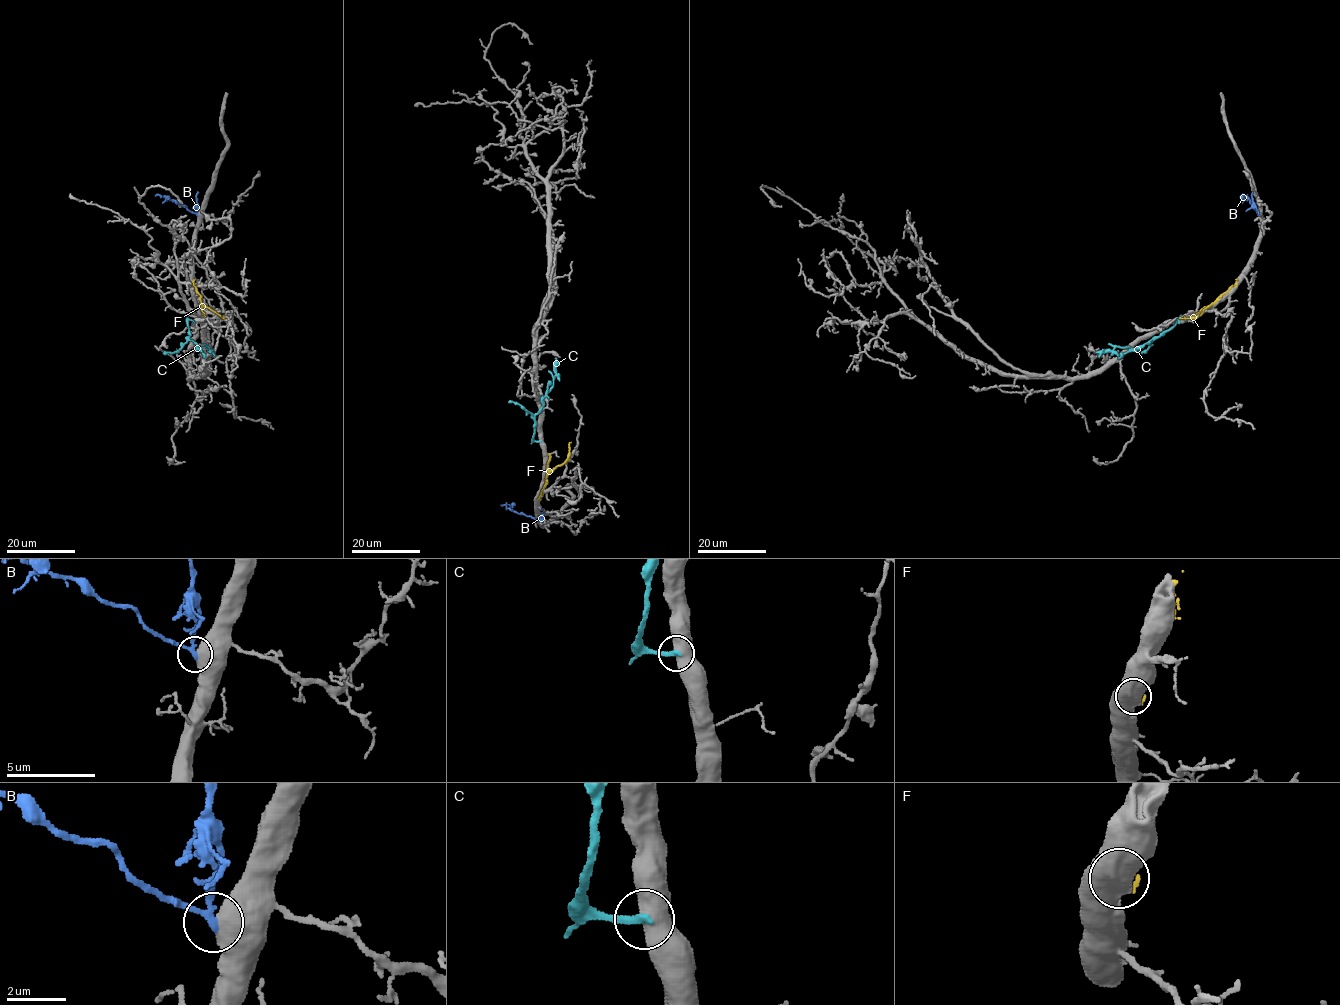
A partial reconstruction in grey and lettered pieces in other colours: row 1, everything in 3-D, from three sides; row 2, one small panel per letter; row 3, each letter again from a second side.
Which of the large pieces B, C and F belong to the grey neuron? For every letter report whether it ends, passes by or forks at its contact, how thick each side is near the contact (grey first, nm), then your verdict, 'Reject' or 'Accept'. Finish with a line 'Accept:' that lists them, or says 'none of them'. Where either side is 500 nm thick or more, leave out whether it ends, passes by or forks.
B: Thickness 750 nm (grey) against 200 nm. Accept
C: Thickness 850 nm (grey) against 280 nm. Reject
F: Thickness 850 nm (grey) against 200 nm. Reject
Accept: B

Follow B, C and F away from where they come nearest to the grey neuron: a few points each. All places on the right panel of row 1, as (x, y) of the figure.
B: (1259, 215), (1251, 200), (1242, 196)
C: (1179, 322), (1178, 319), (1143, 345), (1134, 348), (1116, 347), (1102, 352), (1099, 357)
F: (1236, 284), (1195, 318), (1180, 319)

